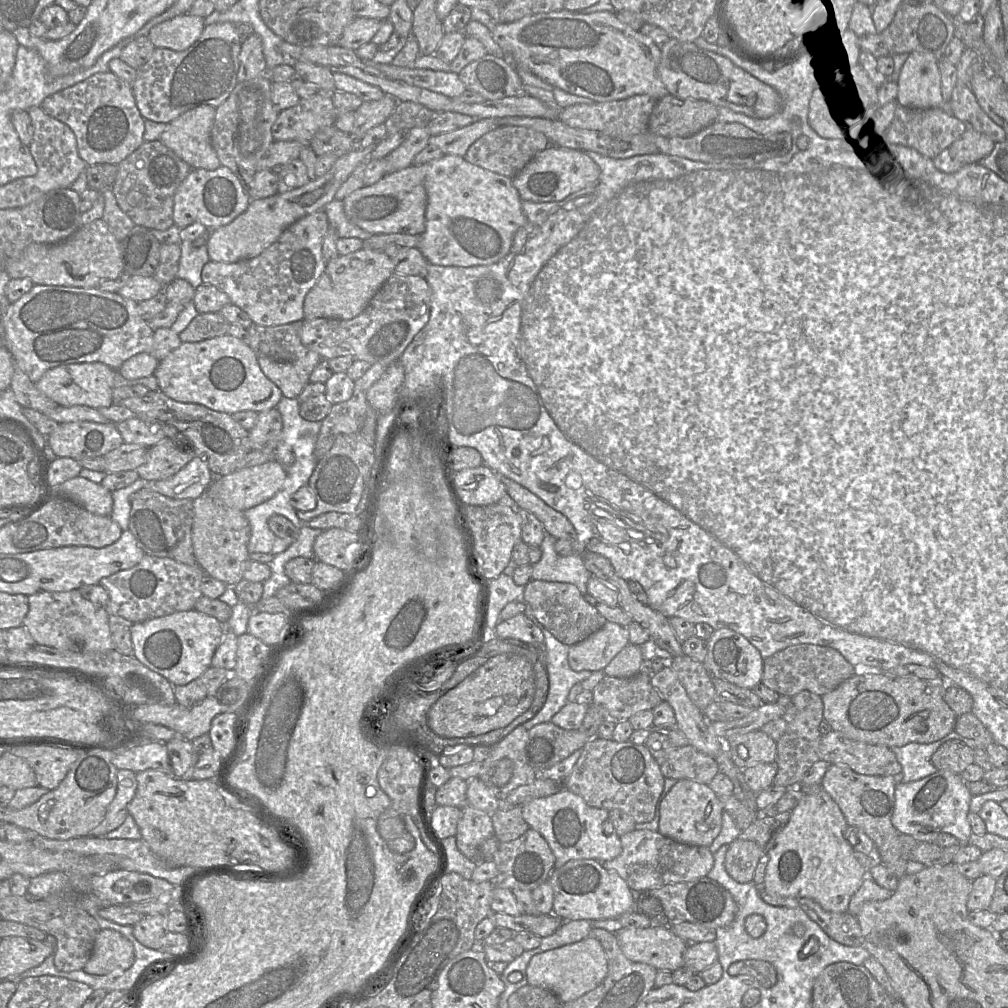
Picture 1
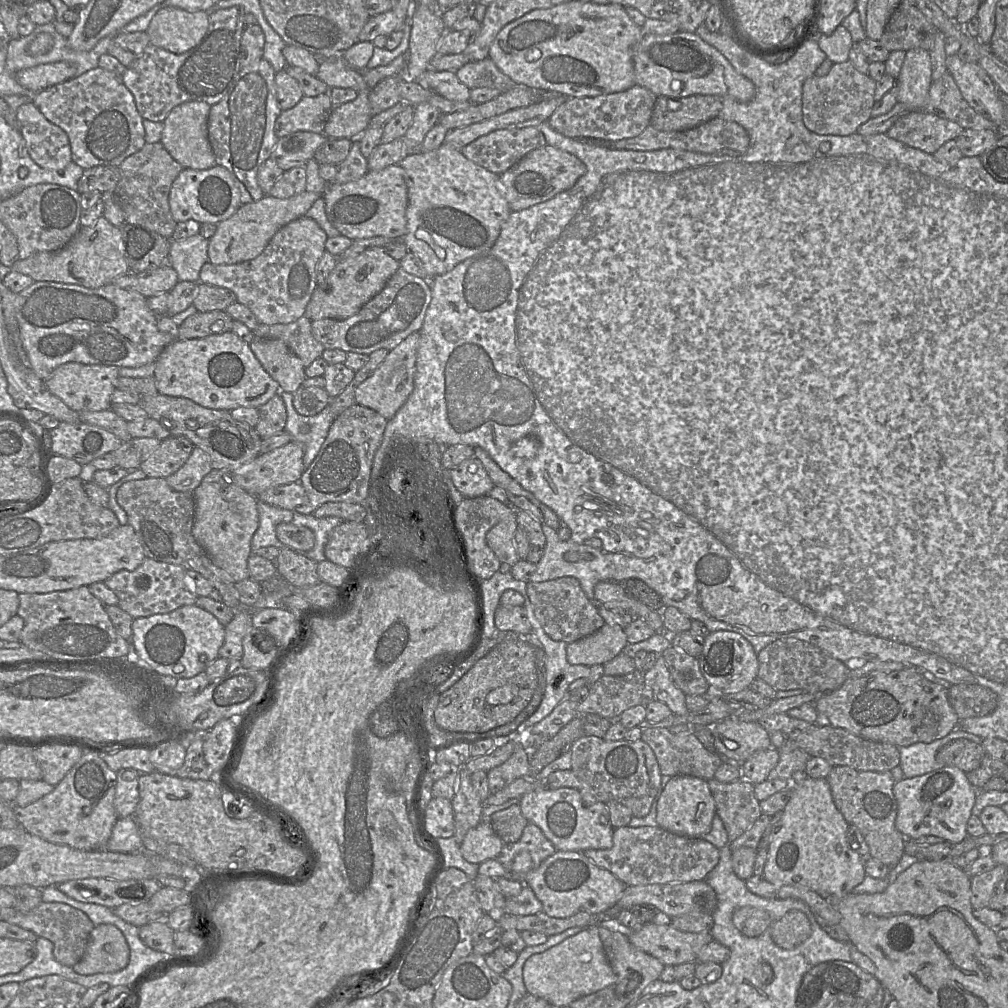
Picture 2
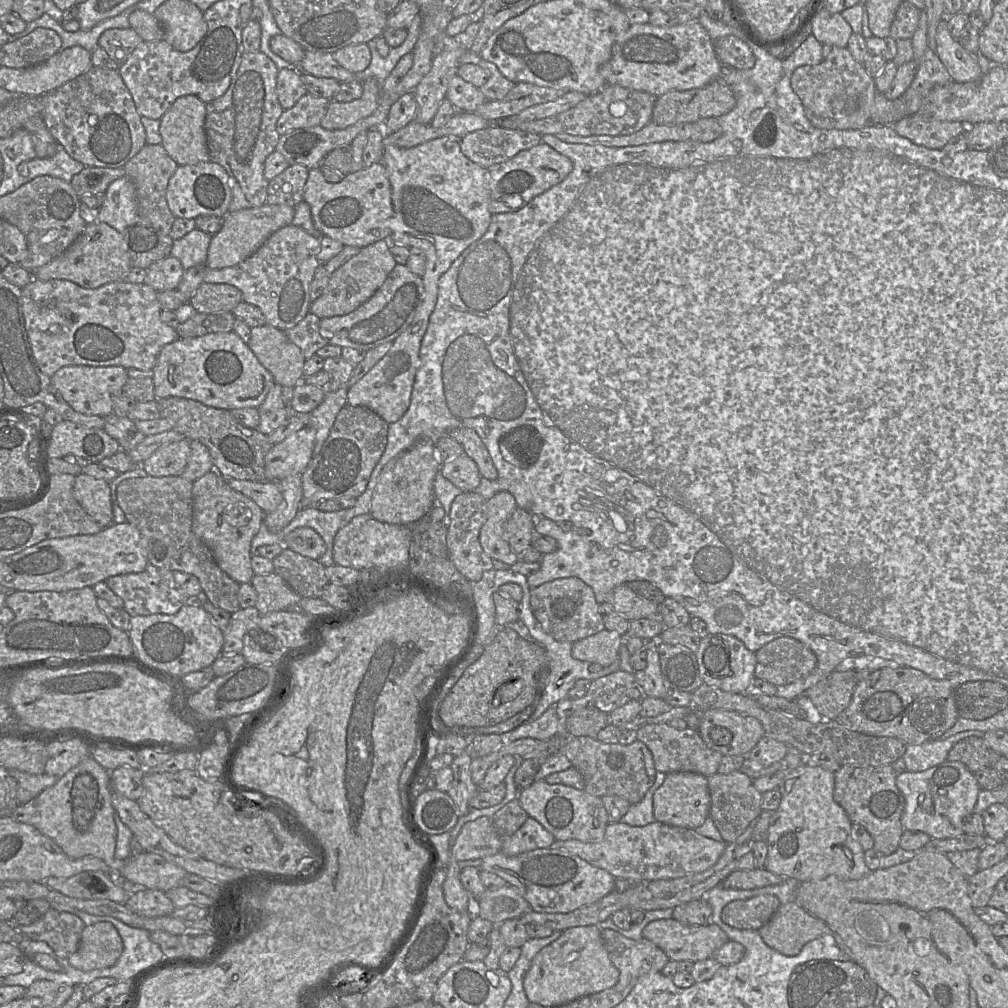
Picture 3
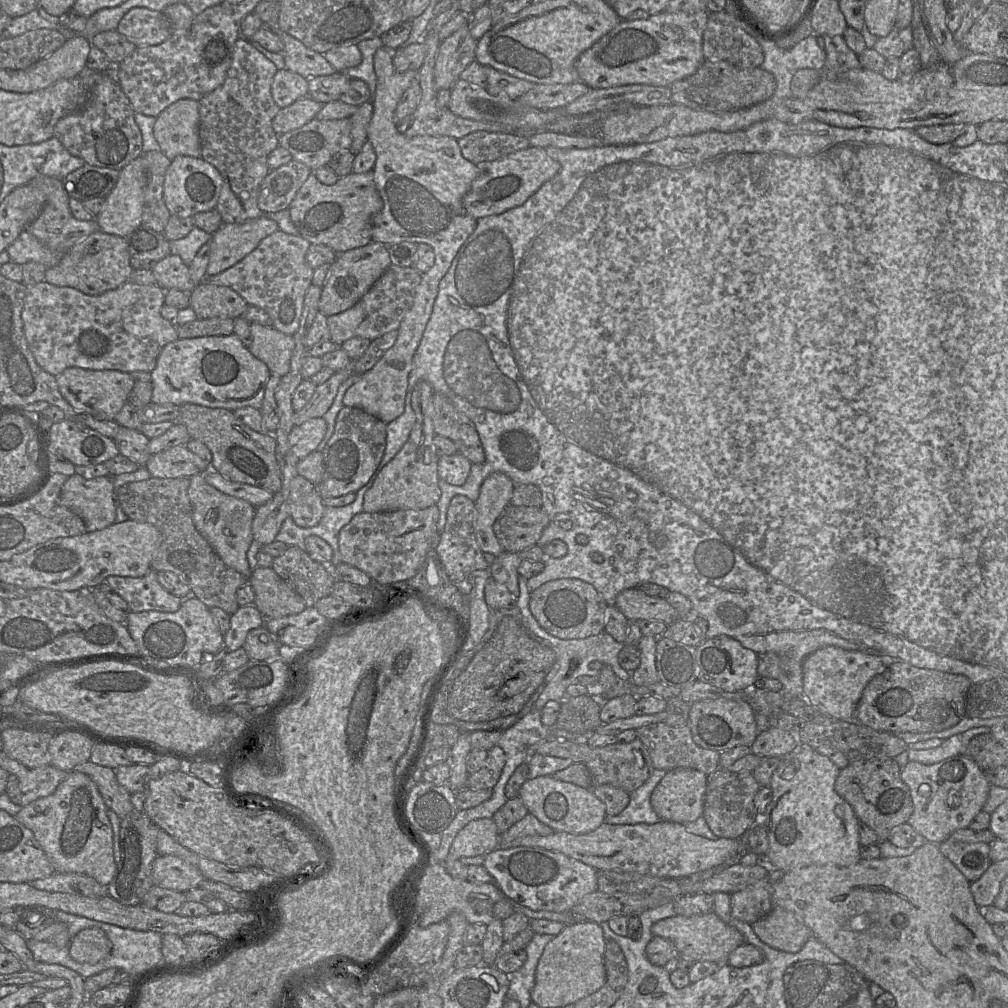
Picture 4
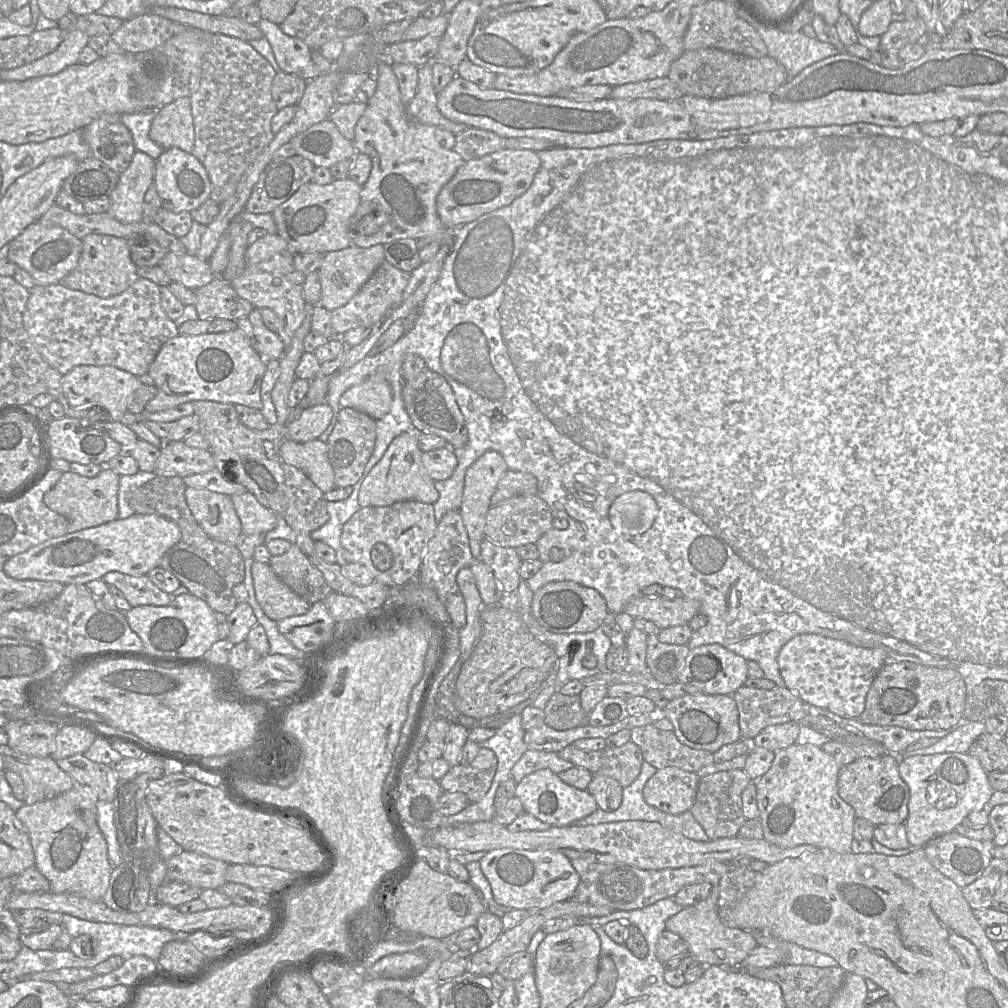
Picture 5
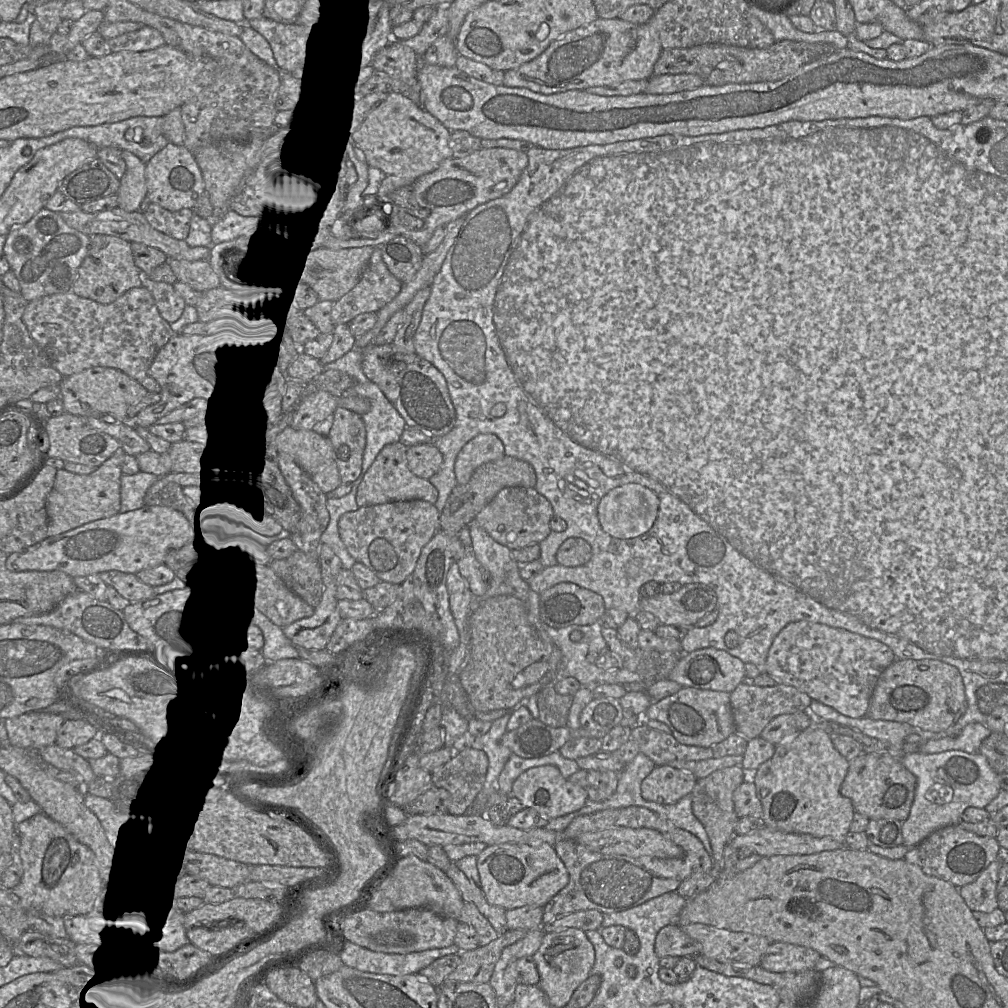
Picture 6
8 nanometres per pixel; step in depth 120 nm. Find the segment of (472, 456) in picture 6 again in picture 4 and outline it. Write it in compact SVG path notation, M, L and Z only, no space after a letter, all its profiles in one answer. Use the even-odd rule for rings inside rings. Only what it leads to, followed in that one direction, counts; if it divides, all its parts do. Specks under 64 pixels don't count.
M502 472L491 473L481 484L475 509L476 541L483 553L498 556L505 551L494 533L493 525L510 505L513 488L512 480Z

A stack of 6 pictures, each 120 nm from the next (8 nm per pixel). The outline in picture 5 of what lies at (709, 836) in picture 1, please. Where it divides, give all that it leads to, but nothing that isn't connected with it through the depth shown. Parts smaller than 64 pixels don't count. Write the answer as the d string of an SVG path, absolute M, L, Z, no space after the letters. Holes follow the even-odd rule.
M665 767L646 782L643 798L658 810L678 815L690 811L694 804L700 778L694 772Z

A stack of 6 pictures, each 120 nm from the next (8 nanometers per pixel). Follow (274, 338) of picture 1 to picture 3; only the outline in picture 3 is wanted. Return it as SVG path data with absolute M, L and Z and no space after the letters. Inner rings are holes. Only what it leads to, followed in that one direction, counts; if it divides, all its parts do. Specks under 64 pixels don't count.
M308 313L293 328L285 330L286 336L298 346L306 359L316 355L316 352L328 344L327 339L320 334L320 318Z

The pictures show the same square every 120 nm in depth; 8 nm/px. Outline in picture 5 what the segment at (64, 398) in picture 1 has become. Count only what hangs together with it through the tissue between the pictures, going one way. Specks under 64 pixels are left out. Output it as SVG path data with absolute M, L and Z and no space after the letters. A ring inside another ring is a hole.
M78 365L62 377L62 390L74 410L90 410L97 420L121 421L132 395L143 384L139 378L115 366Z

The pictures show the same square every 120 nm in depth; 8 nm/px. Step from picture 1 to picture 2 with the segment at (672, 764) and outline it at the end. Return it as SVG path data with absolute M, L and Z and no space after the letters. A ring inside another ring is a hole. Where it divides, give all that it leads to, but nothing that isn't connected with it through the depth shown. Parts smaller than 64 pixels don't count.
M654 727L642 730L641 740L647 743L654 752L662 775L694 776L709 780L714 778L717 768L725 760L716 751L711 752L704 747L692 732L674 734L668 728Z

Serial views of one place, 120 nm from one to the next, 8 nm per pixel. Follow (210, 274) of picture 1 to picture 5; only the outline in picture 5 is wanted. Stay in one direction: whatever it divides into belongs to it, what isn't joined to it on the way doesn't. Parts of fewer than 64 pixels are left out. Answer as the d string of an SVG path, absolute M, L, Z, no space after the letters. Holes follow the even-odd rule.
M267 234L248 246L245 253L246 265L242 274L230 281L237 294L250 302L254 308L269 308L275 312L278 317L277 334L285 348L291 344L296 330L306 316L306 302L303 297L303 284L306 276L295 269L294 255L289 251L287 242L281 236L278 234Z

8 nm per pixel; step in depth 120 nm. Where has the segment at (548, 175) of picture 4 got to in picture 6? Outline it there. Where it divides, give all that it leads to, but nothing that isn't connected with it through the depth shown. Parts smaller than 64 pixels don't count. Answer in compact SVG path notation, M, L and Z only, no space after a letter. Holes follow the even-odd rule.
M482 148L463 158L442 161L433 172L422 175L411 186L392 194L393 205L424 222L421 230L408 230L401 236L422 248L438 227L446 226L478 205L510 192L527 165L527 153L508 148Z

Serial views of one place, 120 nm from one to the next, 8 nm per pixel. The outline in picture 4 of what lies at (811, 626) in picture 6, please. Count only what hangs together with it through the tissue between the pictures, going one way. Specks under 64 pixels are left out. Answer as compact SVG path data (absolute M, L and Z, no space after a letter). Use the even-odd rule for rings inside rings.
M837 646L820 648L802 664L804 699L833 719L853 720L857 704L868 682L883 670L884 659L875 655Z

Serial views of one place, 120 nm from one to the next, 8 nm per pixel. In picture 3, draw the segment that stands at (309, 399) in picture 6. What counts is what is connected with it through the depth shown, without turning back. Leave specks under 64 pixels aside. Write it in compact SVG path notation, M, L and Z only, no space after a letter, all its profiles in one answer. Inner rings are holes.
M305 426L274 444L264 459L266 480L275 482L301 475L313 458L315 440L316 430Z

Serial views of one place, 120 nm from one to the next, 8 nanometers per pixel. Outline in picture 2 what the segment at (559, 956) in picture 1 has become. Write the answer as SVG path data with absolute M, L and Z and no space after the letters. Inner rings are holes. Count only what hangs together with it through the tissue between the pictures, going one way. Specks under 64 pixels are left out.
M597 926L584 928L546 951L531 955L523 966L523 982L527 993L556 1006L566 1006L614 981L615 974L606 957Z

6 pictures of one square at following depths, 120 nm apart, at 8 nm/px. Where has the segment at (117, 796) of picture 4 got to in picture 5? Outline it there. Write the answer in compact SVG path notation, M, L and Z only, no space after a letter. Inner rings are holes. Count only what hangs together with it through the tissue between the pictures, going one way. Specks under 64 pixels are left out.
M83 754L55 761L76 784L92 788L101 801L113 802L119 783L113 766L95 763Z

